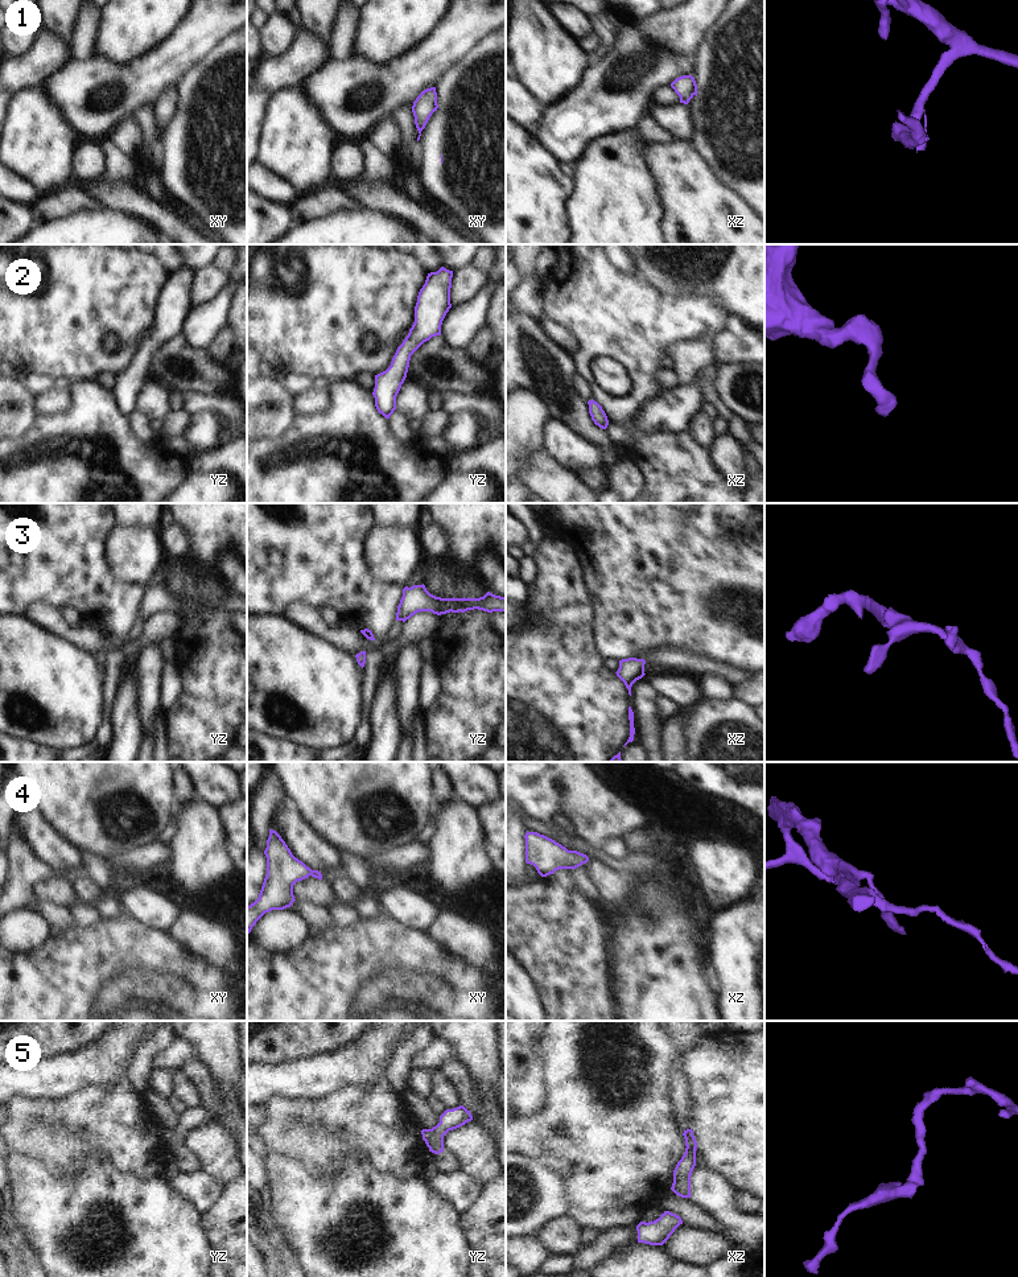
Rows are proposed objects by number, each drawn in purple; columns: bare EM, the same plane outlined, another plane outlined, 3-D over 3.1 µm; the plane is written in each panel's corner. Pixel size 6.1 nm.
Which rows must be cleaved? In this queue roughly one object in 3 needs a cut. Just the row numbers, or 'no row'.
1

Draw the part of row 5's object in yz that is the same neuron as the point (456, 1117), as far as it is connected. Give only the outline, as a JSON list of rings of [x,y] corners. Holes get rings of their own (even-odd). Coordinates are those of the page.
[[[463,1105],[453,1109],[446,1109],[440,1116],[440,1122],[432,1129],[423,1129],[423,1140],[425,1141],[429,1152],[440,1154],[444,1152],[444,1136],[453,1129],[457,1129],[466,1122],[471,1121],[473,1116]]]

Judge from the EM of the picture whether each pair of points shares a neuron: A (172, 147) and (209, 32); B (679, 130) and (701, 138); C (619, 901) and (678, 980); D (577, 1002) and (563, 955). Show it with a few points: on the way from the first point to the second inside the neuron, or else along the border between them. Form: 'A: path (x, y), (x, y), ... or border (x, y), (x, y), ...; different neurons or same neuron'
A: border (221, 38), (178, 83); different neurons
B: border (685, 104), (692, 123), (691, 139); different neurons
C: border (634, 878), (630, 901), (618, 913); different neurons
D: path (575, 991), (568, 967); same neuron

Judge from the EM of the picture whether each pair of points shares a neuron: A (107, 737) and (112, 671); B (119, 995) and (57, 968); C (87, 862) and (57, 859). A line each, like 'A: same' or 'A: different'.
A: same
B: same
C: different

